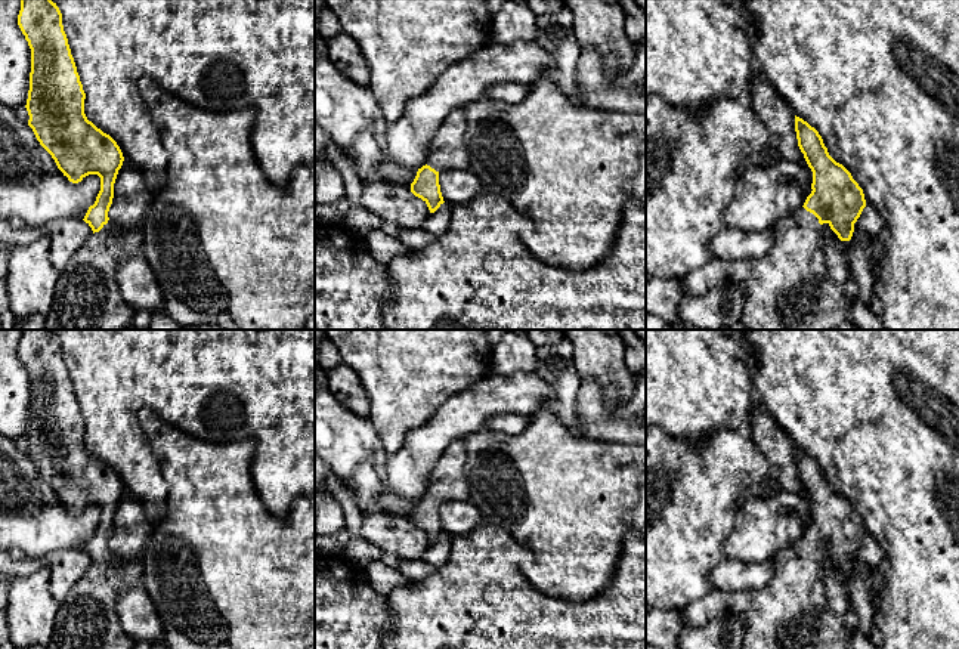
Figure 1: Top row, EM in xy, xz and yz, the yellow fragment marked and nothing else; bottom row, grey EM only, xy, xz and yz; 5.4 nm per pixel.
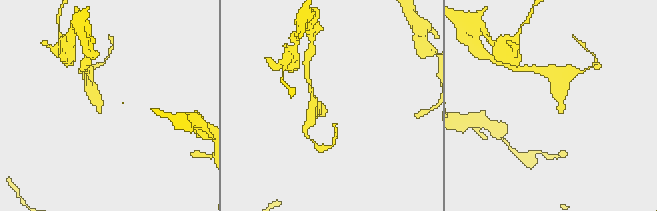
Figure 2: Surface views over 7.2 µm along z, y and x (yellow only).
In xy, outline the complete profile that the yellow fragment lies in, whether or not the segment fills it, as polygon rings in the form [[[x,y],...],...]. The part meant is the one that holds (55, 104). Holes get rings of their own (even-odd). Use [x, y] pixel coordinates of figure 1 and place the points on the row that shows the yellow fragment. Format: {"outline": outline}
{"outline": [[[21,0],[18,25],[31,49],[30,90],[25,105],[30,115],[28,126],[69,182],[78,183],[89,174],[100,177],[100,191],[83,219],[92,228],[93,235],[59,272],[44,330],[127,330],[133,325],[136,309],[123,297],[115,272],[124,259],[142,254],[142,234],[139,229],[112,229],[108,217],[114,183],[124,161],[123,152],[117,142],[89,121],[84,114],[86,93],[56,3]]]}

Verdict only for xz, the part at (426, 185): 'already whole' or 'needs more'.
needs more

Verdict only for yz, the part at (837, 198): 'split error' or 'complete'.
split error

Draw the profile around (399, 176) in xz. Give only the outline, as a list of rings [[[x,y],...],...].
[[[389,164],[383,169],[383,179],[380,182],[395,186],[406,188],[411,191],[411,183],[417,176],[418,169],[406,169],[395,164]]]

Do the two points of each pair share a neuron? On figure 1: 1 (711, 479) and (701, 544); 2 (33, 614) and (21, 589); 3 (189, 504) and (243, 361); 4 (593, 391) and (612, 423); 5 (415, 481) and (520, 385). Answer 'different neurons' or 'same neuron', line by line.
1: same neuron
2: same neuron
3: different neurons
4: same neuron
5: same neuron

